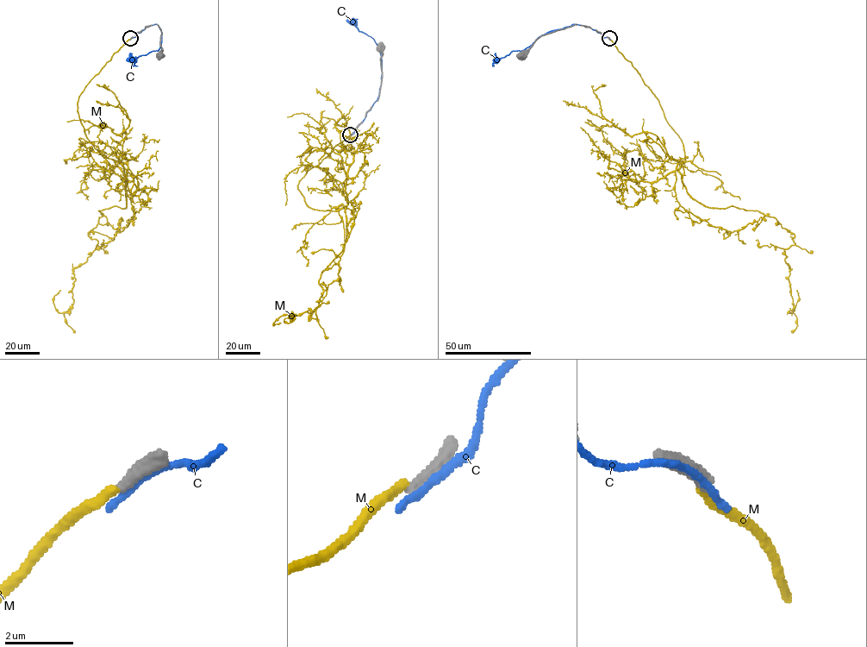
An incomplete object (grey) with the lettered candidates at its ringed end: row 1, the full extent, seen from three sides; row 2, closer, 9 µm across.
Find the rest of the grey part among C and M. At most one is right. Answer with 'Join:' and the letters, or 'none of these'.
Join: none of these

